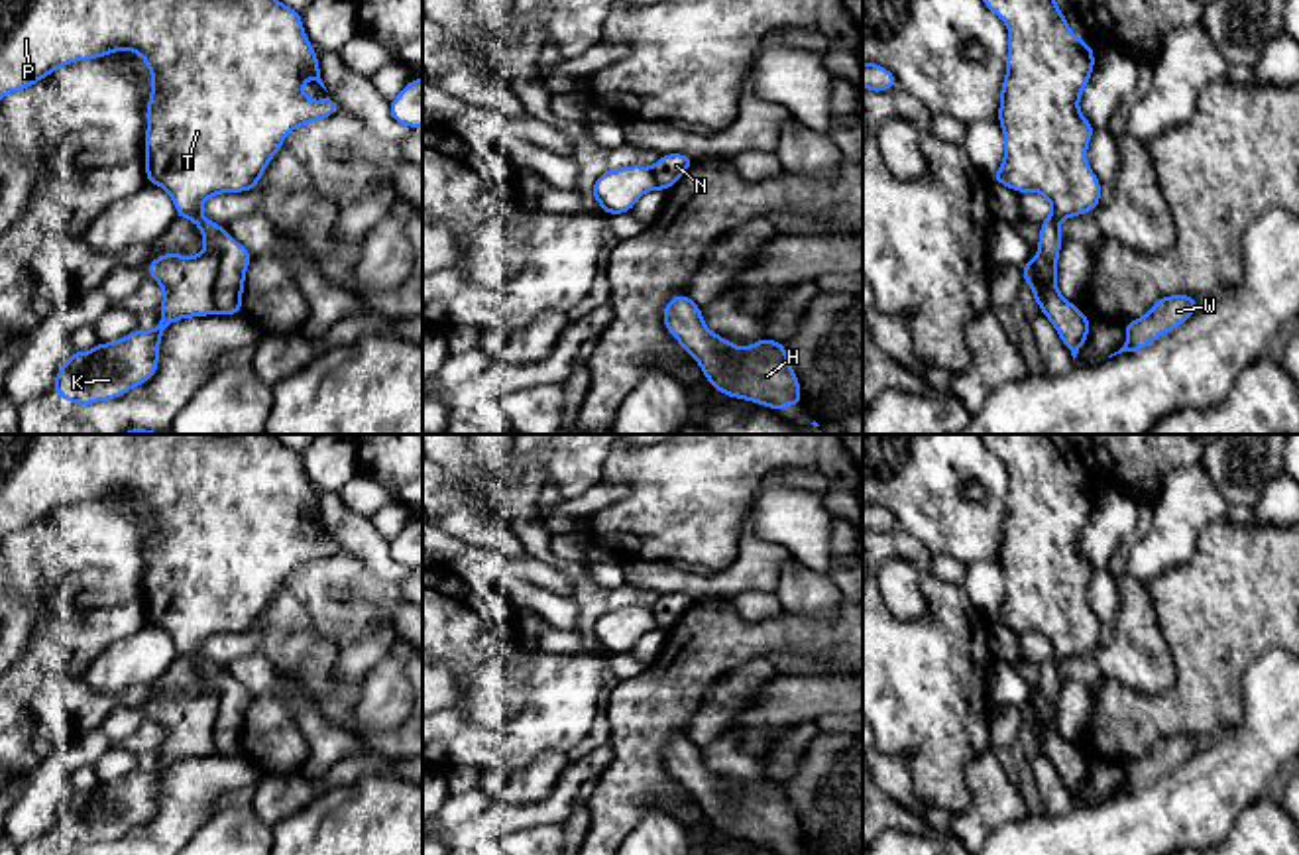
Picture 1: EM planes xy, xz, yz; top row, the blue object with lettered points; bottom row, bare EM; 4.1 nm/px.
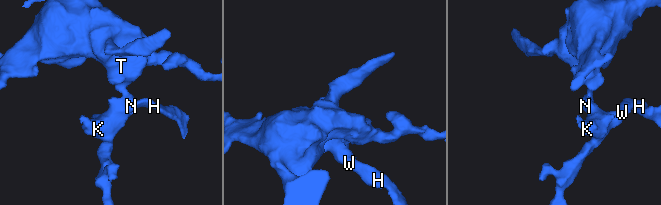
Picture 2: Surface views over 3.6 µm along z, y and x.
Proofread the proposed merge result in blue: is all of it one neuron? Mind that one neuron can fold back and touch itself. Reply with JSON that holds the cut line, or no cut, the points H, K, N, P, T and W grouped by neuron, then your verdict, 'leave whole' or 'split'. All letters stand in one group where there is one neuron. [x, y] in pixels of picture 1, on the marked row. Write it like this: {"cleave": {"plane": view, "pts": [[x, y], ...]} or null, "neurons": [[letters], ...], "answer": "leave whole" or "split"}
{"cleave": {"plane": "xy", "pts": [[205, 248], [217, 260], [215, 307], [219, 311]]}, "neurons": [["H", "K", "W"], ["N", "P", "T"]], "answer": "split"}

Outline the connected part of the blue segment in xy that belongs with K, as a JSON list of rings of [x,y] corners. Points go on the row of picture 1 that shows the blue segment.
[[[202,250],[197,256],[169,252],[147,263],[147,273],[161,285],[161,322],[153,330],[134,330],[116,342],[98,342],[88,352],[71,352],[57,370],[53,391],[77,405],[92,405],[126,395],[143,385],[159,366],[163,330],[181,318],[210,316],[218,259]]]

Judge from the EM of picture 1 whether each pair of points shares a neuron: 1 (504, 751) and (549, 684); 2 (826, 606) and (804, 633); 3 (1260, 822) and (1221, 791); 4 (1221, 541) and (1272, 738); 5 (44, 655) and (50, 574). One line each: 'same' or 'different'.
1: same
2: different
3: different
4: different
5: different

